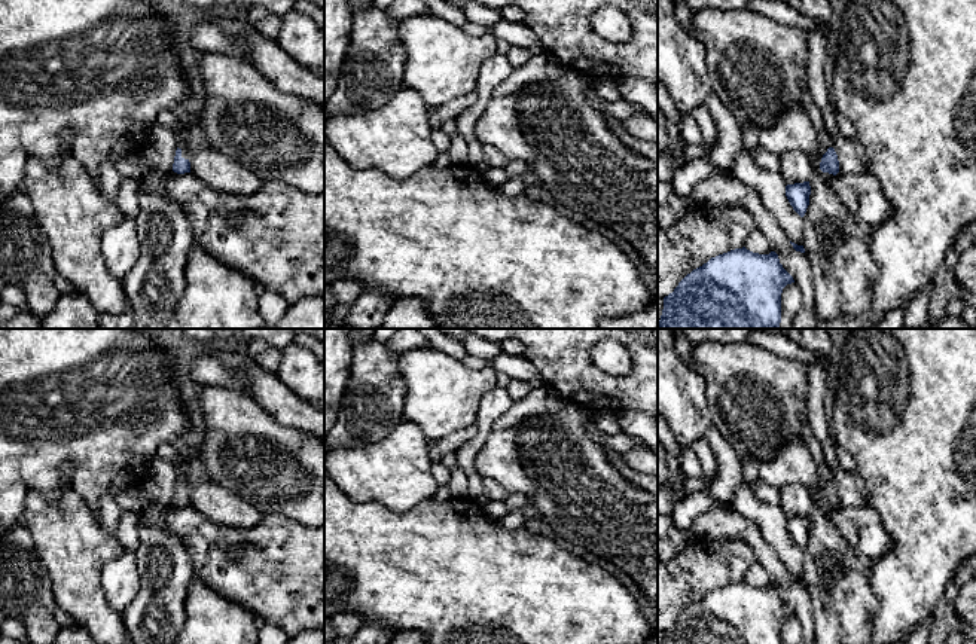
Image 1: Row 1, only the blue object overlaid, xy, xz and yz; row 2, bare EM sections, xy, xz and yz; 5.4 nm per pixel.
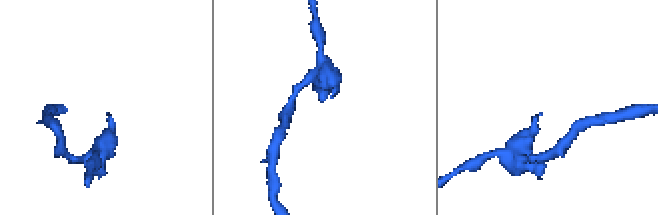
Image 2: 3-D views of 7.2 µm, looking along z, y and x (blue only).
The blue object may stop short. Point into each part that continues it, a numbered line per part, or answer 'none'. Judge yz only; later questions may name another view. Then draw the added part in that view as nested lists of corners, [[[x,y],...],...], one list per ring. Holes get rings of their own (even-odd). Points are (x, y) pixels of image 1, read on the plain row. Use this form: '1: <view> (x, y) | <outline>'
none

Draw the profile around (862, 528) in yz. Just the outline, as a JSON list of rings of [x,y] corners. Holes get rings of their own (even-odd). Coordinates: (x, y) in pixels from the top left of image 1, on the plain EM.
[[[838,506],[830,512],[830,522],[853,549],[870,561],[885,555],[891,544],[878,512],[869,506]]]

